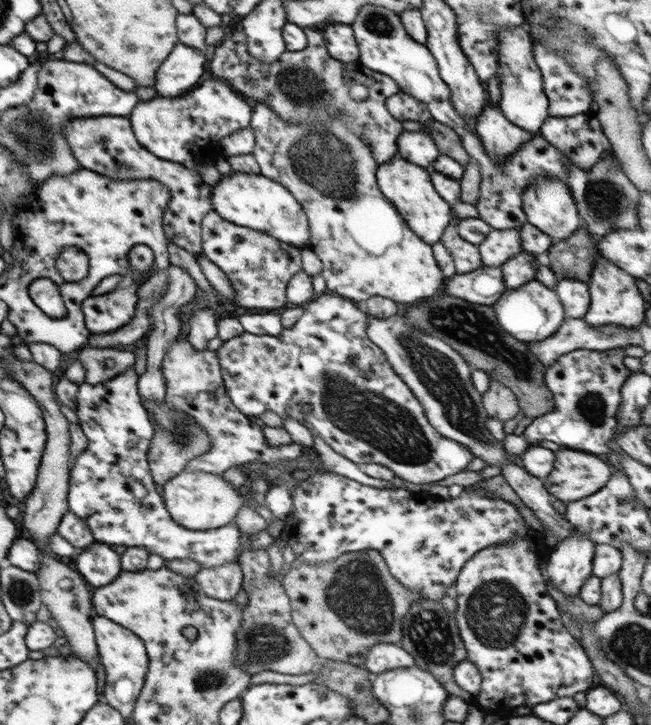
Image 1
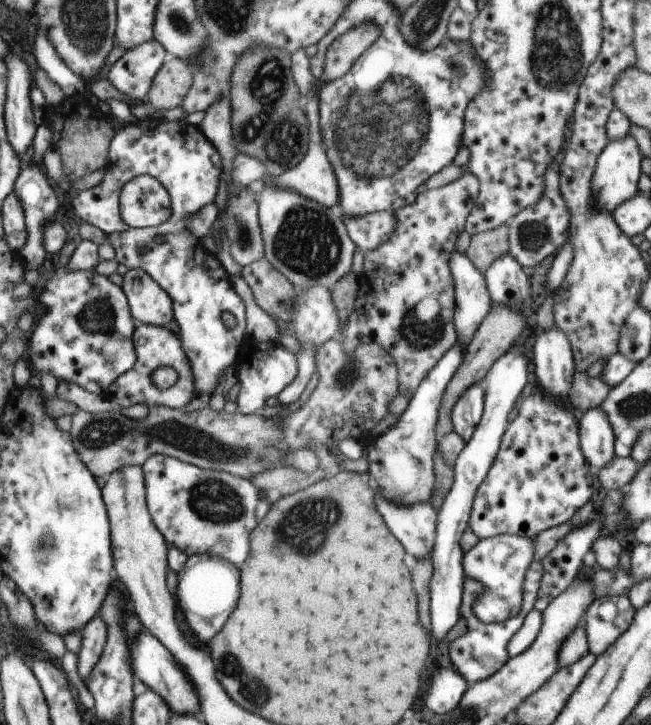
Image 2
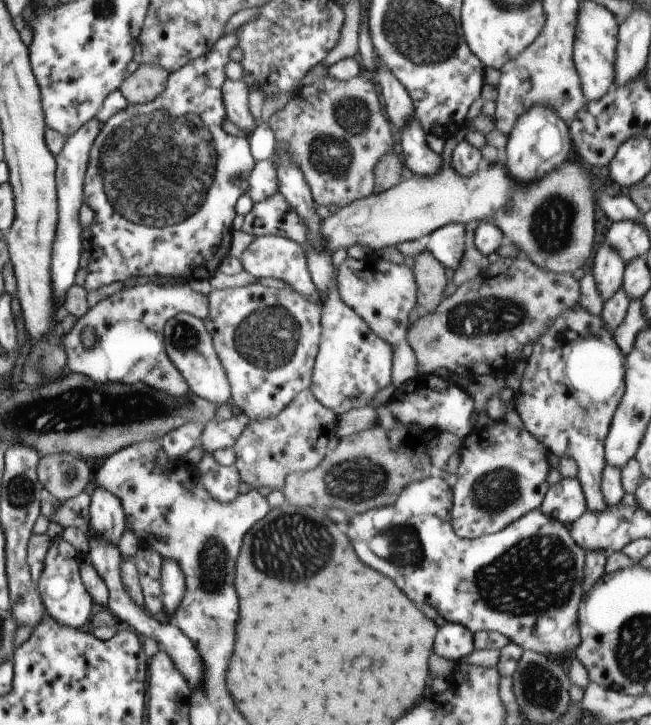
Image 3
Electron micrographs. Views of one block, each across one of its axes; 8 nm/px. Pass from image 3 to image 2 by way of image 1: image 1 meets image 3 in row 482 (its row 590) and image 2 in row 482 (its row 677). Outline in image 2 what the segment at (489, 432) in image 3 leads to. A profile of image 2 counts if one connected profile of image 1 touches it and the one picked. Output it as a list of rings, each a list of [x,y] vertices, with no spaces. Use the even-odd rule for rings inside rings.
[[[535,387],[521,402],[517,415],[501,436],[497,454],[473,495],[467,526],[479,540],[504,534],[533,539],[539,532],[569,521],[591,498],[595,487],[594,471],[581,454],[576,413],[570,406],[559,404]]]

